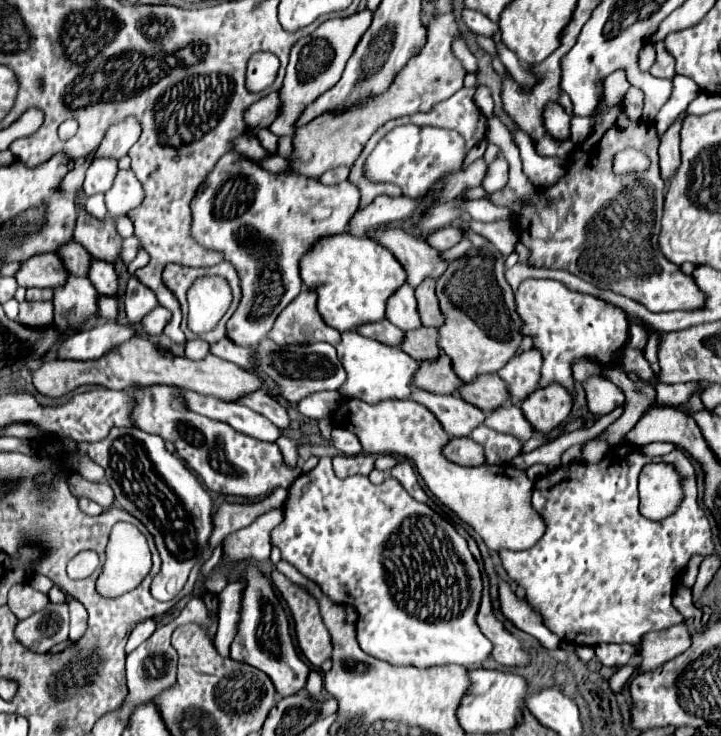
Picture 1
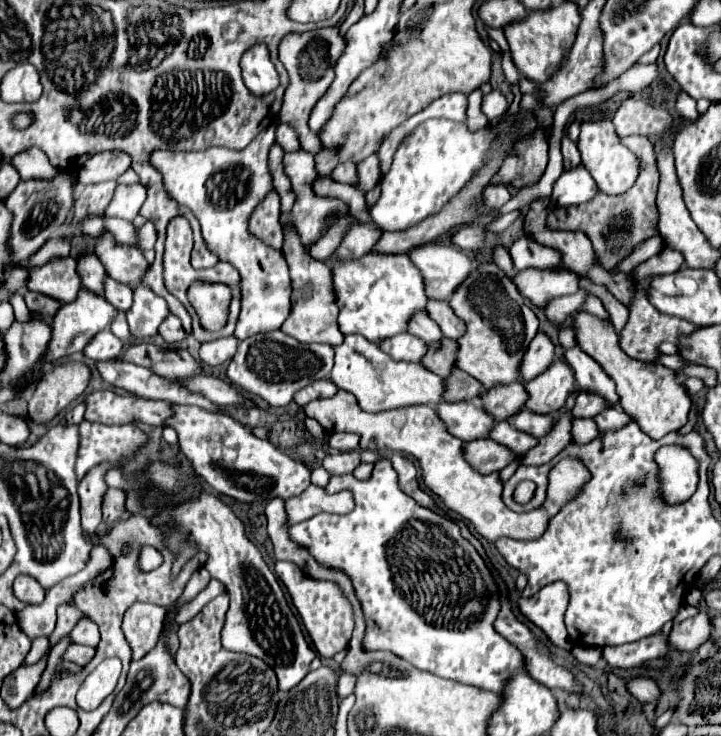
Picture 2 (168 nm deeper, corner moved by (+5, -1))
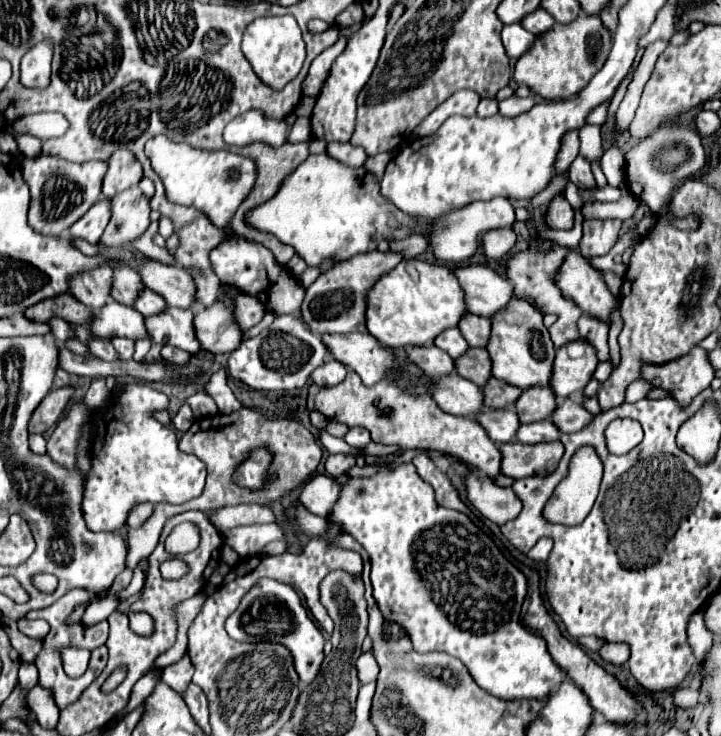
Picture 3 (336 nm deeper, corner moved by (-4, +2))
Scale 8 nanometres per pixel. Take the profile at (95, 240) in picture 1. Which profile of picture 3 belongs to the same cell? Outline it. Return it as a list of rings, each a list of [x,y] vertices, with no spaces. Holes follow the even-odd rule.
[[[147,261],[139,267],[139,275],[147,289],[163,295],[171,307],[193,309],[197,305],[197,289],[191,275],[181,267],[163,267],[157,261]]]

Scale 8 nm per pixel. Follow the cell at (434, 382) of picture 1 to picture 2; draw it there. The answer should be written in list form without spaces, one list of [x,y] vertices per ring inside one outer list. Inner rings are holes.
[[[452,368],[450,376],[444,378],[444,400],[446,402],[462,402],[462,400],[476,400],[482,392],[482,384],[474,382],[466,372]]]

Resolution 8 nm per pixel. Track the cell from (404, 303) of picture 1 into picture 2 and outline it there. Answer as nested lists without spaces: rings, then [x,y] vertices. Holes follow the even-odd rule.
[[[424,310],[414,312],[414,316],[408,320],[408,332],[422,338],[426,344],[438,342],[442,338],[442,332],[438,330],[436,322],[428,318],[428,314]]]

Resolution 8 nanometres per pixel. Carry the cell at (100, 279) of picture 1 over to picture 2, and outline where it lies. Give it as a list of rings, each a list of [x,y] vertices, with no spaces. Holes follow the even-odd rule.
[[[110,276],[104,280],[104,298],[110,302],[114,308],[128,310],[130,308],[130,298],[132,298],[132,288],[120,282],[114,282]]]

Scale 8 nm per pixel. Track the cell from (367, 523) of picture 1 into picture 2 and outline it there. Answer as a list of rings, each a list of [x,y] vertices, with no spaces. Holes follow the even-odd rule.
[[[380,458],[374,466],[374,472],[368,480],[356,480],[352,474],[346,474],[346,476],[332,476],[328,486],[324,488],[326,494],[338,494],[342,490],[348,490],[354,494],[354,510],[348,512],[348,514],[328,514],[328,512],[320,512],[300,524],[294,524],[288,534],[290,534],[290,540],[296,542],[298,546],[304,546],[312,556],[314,560],[320,564],[320,566],[326,566],[326,568],[336,568],[336,570],[342,570],[350,576],[352,580],[352,586],[354,586],[354,592],[356,592],[356,598],[362,606],[362,612],[366,616],[366,634],[364,634],[364,642],[362,642],[362,648],[366,652],[376,652],[376,650],[382,650],[382,652],[392,652],[396,656],[400,656],[402,660],[410,662],[414,668],[418,670],[426,670],[430,674],[436,674],[440,678],[448,678],[448,680],[456,680],[456,682],[464,682],[464,684],[472,684],[472,686],[480,686],[484,690],[490,690],[490,692],[500,692],[506,678],[512,676],[518,668],[524,666],[522,662],[522,654],[520,650],[516,650],[516,646],[510,646],[510,642],[506,642],[500,634],[494,632],[492,624],[494,624],[494,618],[498,616],[498,610],[500,610],[500,604],[498,604],[498,588],[494,584],[494,578],[490,574],[490,570],[486,568],[484,560],[478,556],[478,552],[474,550],[474,546],[470,542],[466,542],[462,536],[460,536],[460,528],[444,518],[444,516],[438,516],[436,512],[428,510],[428,508],[422,508],[420,504],[416,504],[412,498],[408,498],[400,488],[398,488],[398,476],[396,476],[396,470],[392,468],[392,464],[386,460],[386,458]]]

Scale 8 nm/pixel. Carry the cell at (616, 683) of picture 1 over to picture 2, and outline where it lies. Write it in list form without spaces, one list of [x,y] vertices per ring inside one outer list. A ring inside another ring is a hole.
[[[644,676],[628,680],[626,682],[626,690],[634,698],[638,698],[640,702],[650,702],[650,700],[656,700],[660,696],[660,690],[658,690],[656,682],[652,682],[650,678],[644,678]]]

